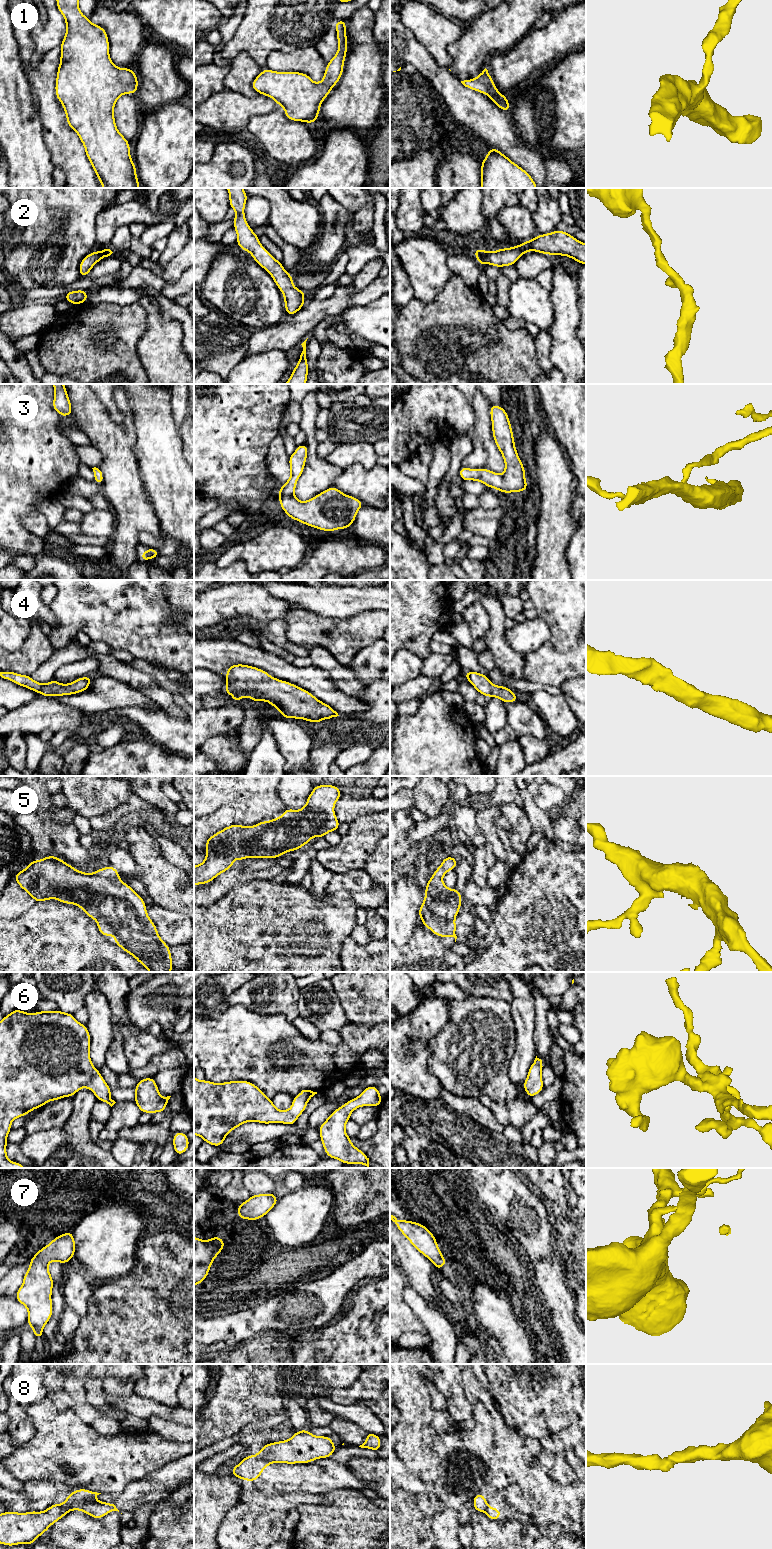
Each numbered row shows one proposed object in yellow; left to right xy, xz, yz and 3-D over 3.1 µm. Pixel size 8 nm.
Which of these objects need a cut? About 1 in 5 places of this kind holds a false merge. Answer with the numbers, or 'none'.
8

